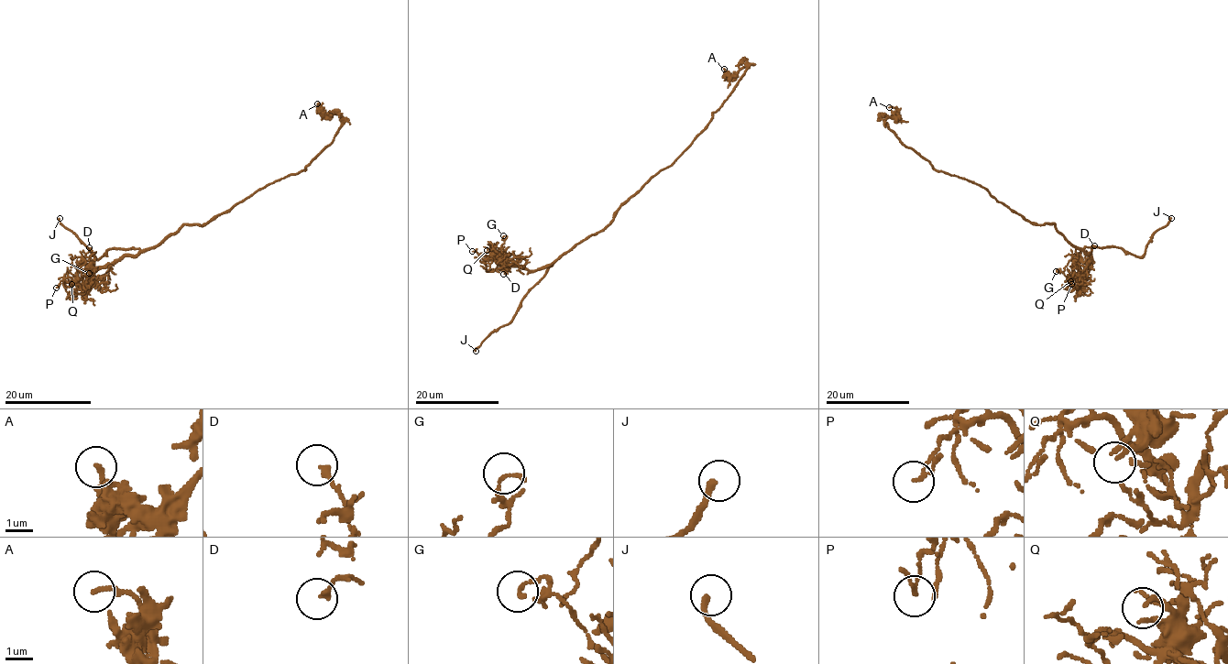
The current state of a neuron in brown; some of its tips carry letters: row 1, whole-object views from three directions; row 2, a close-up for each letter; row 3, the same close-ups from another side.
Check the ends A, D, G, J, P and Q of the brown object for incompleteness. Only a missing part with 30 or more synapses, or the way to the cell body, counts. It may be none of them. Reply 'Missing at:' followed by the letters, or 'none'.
Missing at: J

